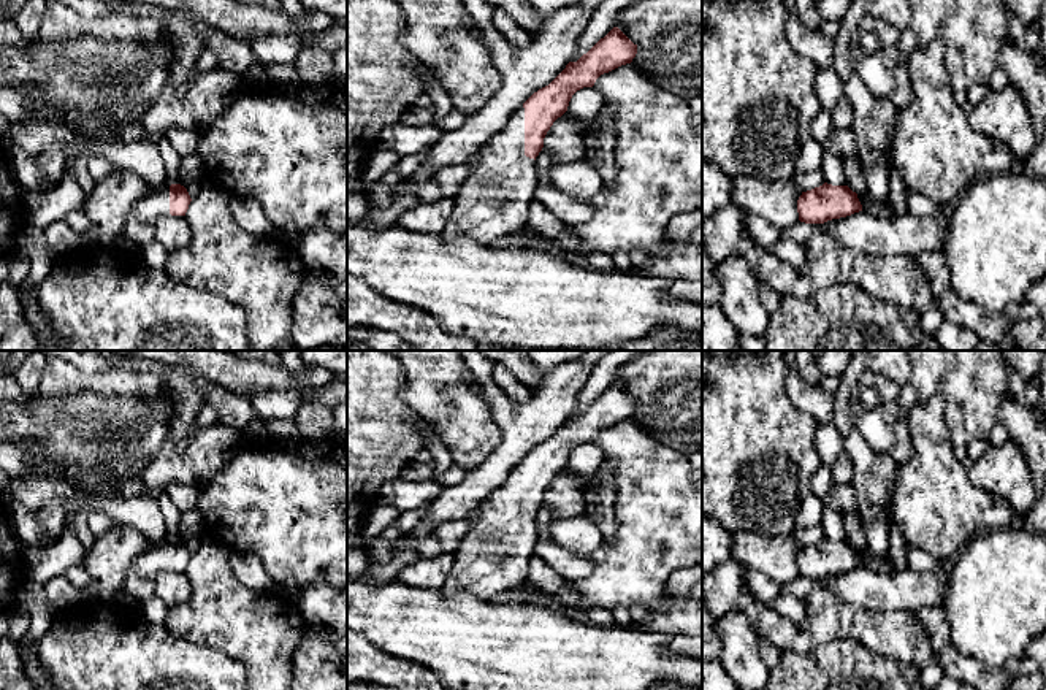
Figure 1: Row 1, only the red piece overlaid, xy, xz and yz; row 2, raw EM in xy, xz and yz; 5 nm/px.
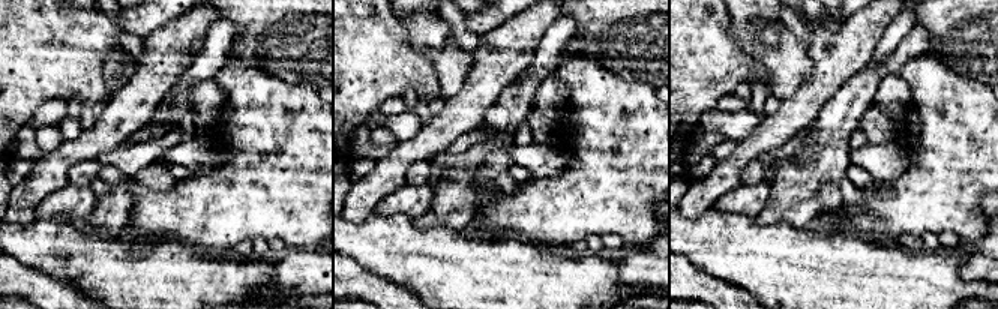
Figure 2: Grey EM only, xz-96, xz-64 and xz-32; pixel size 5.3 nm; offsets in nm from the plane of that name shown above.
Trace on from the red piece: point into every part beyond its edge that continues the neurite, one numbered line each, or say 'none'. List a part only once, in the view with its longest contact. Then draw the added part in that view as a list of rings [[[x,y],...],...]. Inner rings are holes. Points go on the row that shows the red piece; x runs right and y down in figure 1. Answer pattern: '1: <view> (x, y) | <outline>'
1: xz (492, 203) | [[[521,106],[507,127],[488,140],[469,160],[472,173],[453,198],[453,213],[441,235],[445,241],[471,238],[485,246],[496,246],[502,236],[520,232],[528,225],[528,201],[539,186],[536,160],[525,155],[525,108]]]

